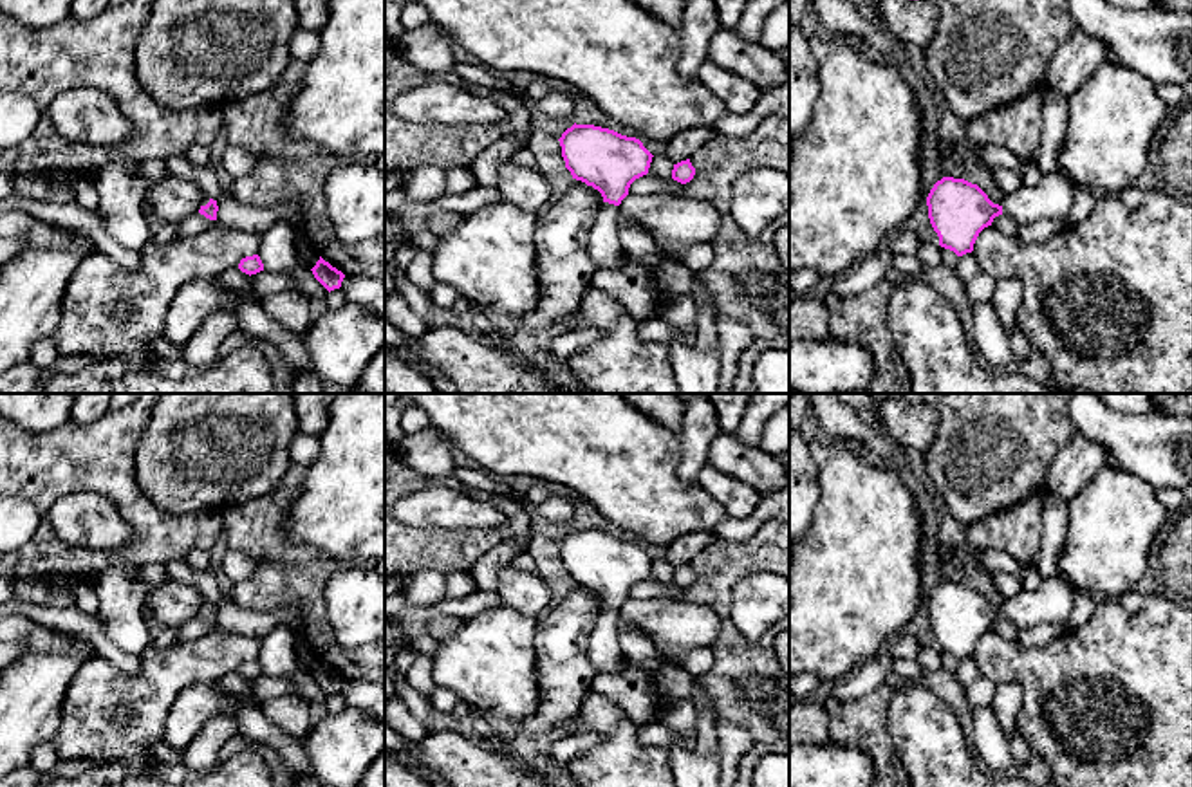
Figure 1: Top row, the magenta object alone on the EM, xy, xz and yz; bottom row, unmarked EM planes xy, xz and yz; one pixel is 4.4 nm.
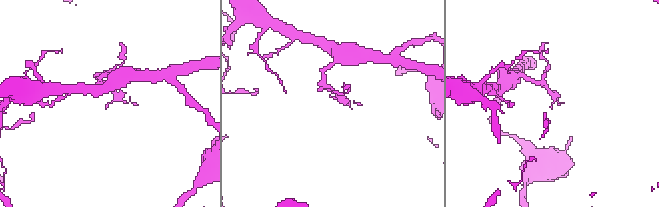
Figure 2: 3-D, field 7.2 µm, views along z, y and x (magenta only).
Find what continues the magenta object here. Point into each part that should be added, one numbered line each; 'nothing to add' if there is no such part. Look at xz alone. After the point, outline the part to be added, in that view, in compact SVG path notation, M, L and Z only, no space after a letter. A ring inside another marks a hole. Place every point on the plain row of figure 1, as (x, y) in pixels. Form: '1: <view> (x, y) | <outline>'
1: xz (604, 647) | M603 606L589 639L589 657L598 673L621 675L630 664L619 648L619 610Z

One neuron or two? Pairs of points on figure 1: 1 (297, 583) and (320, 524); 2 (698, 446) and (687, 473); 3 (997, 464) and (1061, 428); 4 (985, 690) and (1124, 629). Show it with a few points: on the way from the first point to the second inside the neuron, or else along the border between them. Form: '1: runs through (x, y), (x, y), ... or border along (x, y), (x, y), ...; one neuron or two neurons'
1: border along (288, 509), (282, 533), (331, 555), (344, 565); two neurons
2: runs through (694, 453), (690, 466); one neuron
3: runs through (1014, 448), (1033, 428), (1044, 428); one neuron
4: border along (983, 675), (996, 685); two neurons

